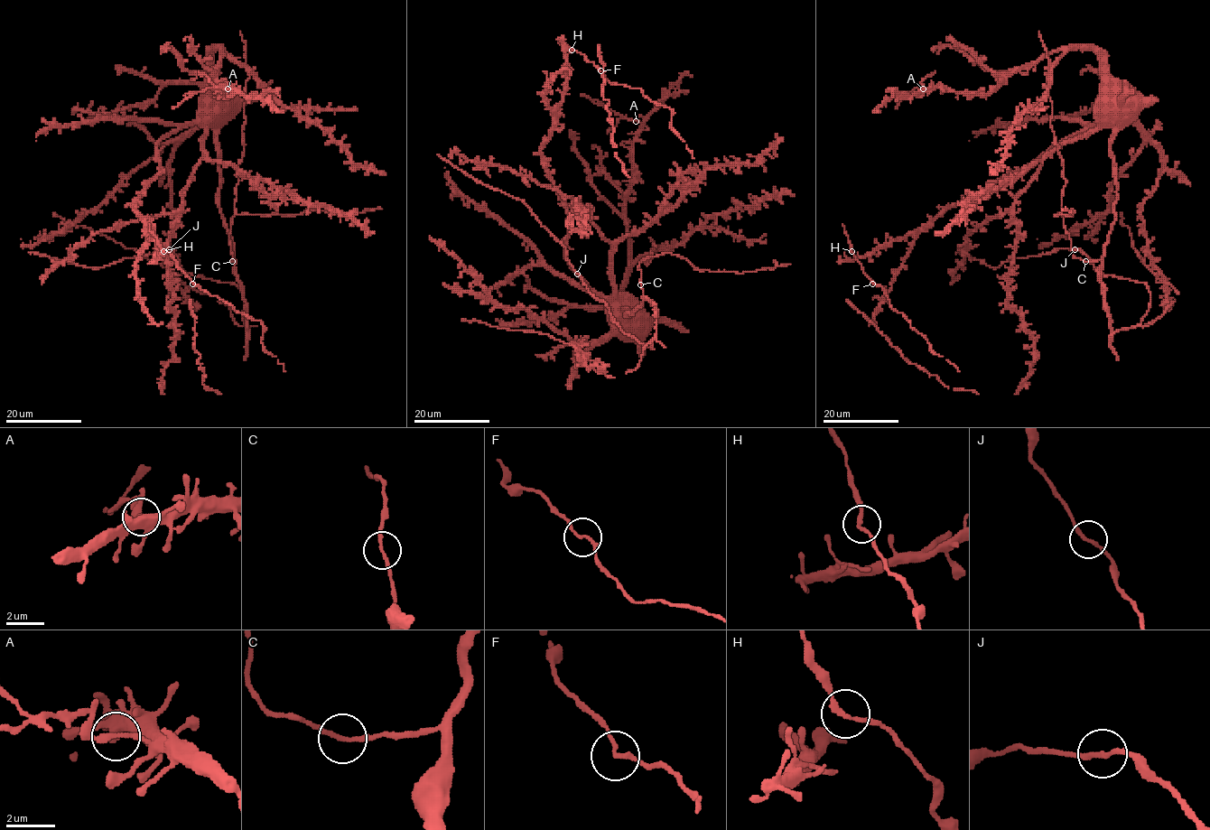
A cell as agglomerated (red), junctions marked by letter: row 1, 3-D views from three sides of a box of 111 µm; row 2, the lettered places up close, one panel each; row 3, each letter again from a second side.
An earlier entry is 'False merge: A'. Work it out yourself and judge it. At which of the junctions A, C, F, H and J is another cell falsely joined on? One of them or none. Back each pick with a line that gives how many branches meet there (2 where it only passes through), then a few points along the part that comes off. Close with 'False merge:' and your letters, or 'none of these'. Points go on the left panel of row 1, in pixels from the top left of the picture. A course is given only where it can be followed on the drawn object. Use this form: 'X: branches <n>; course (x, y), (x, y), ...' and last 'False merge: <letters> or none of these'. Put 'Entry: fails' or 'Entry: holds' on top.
Entry: holds
A: branches 2; course (228, 89), (213, 87), (192, 93), (172, 109)
False merge: A

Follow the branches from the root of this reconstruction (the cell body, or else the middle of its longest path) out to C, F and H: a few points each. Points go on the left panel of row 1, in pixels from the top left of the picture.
C: (226, 90), (225, 121), (218, 134), (218, 202), (233, 245), (232, 261)
F: (226, 90), (195, 121), (157, 144), (158, 172), (133, 203), (157, 244), (155, 259), (169, 253), (192, 284)
H: (226, 90), (195, 121), (157, 144), (158, 172), (133, 203), (157, 244), (156, 260), (163, 251)

